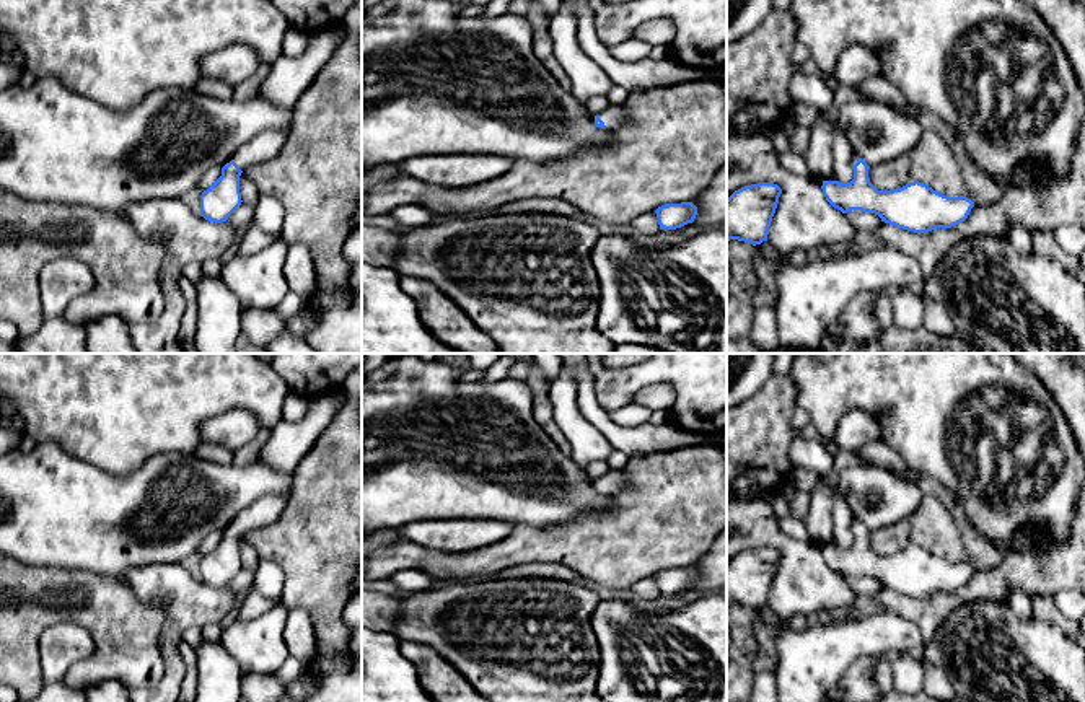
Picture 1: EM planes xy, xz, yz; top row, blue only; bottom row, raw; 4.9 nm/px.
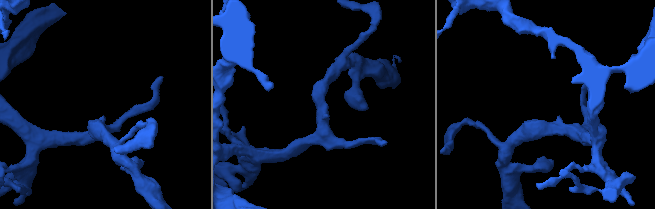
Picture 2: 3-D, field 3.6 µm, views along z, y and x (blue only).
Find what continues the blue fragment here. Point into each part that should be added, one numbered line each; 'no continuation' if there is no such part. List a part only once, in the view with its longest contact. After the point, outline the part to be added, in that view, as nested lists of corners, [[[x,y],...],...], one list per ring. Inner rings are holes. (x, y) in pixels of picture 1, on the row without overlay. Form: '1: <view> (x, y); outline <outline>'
1: xy (266, 510); outline [[[266,495],[256,500],[249,508],[243,510],[233,521],[241,536],[249,531],[274,523],[287,505],[283,495]]]

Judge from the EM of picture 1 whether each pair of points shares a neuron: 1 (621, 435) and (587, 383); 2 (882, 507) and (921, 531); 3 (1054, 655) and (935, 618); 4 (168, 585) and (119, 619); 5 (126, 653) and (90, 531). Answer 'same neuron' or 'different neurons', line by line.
1: same neuron
2: different neurons
3: different neurons
4: different neurons
5: different neurons

